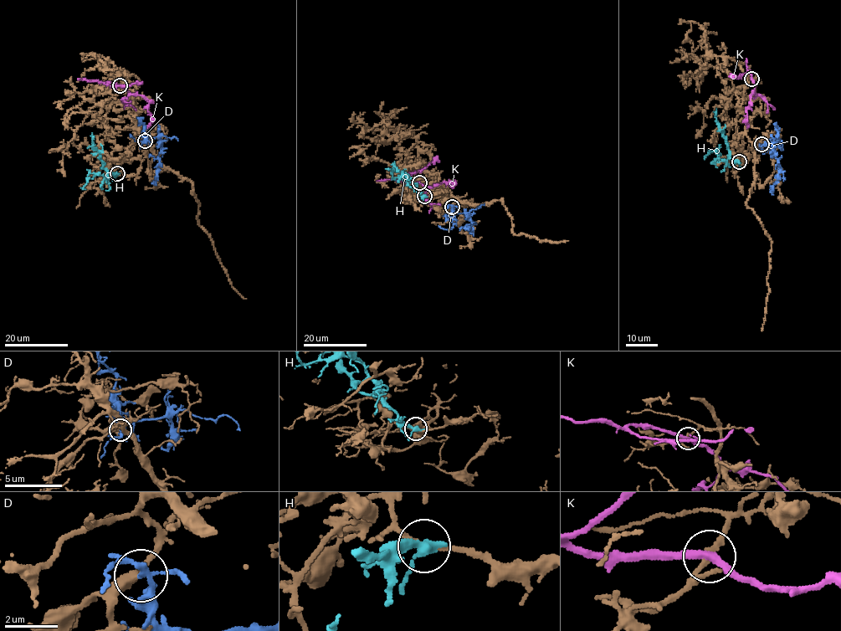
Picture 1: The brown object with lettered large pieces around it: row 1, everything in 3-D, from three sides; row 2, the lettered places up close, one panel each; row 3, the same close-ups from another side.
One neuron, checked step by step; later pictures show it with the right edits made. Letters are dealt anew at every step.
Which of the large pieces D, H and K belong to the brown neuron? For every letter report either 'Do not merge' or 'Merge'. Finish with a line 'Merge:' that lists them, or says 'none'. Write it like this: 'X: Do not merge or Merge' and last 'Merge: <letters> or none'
D: Do not merge
H: Do not merge
K: Do not merge
Merge: none

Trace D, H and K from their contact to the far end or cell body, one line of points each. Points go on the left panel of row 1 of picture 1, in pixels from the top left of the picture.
D: (145, 141), (157, 137), (161, 143), (158, 173), (153, 182), (156, 185)
H: (117, 172), (112, 174), (103, 166), (99, 151), (94, 146), (92, 133)
K: (120, 85), (131, 94), (143, 96), (149, 103), (151, 122), (148, 128)

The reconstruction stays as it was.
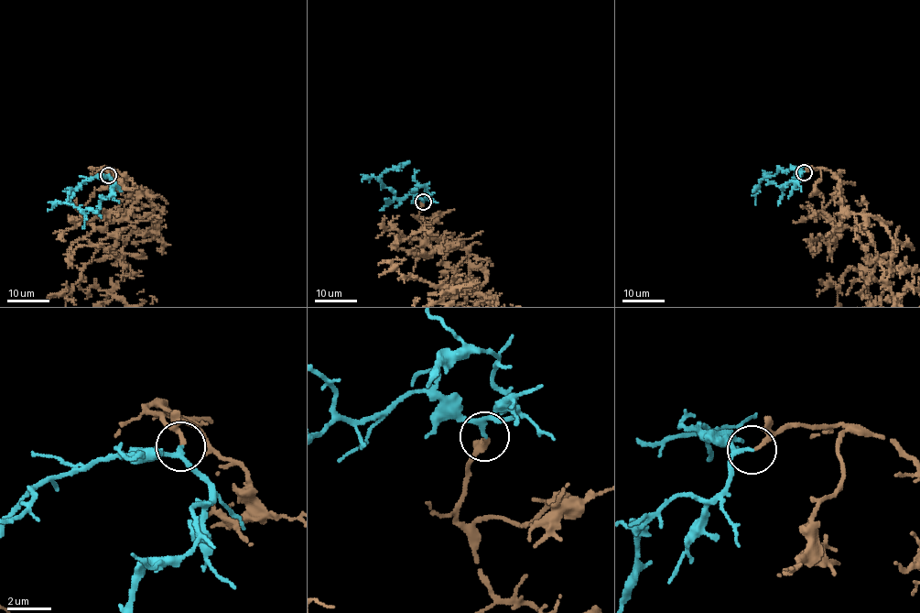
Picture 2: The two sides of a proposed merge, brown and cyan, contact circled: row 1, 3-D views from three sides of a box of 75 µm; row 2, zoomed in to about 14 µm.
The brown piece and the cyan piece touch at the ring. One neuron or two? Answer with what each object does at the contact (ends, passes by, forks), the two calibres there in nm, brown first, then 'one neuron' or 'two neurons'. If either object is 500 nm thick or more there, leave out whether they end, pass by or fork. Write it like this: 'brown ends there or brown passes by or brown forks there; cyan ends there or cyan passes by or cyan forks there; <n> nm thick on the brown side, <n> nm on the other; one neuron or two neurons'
brown passes by; cyan passes by; 130 nm thick on the brown side, 170 nm on the other; one neuron

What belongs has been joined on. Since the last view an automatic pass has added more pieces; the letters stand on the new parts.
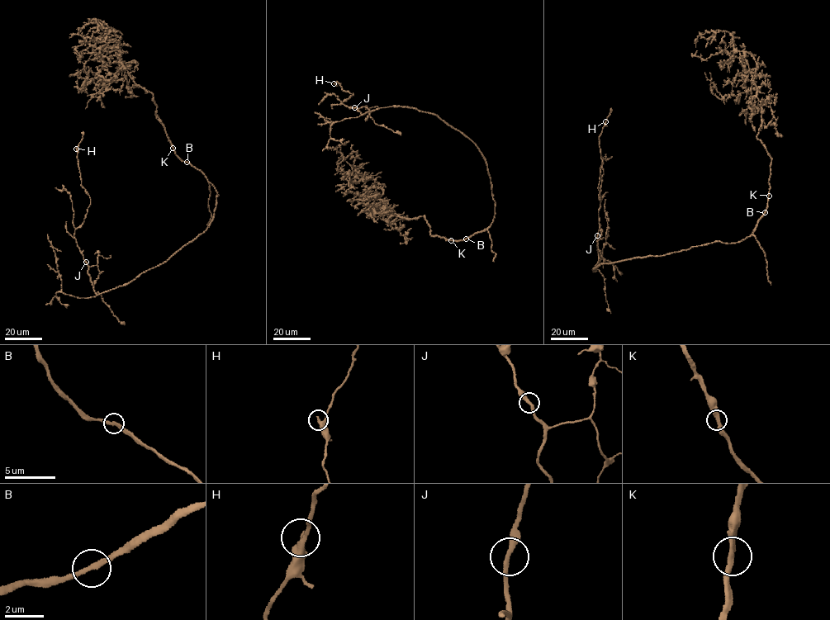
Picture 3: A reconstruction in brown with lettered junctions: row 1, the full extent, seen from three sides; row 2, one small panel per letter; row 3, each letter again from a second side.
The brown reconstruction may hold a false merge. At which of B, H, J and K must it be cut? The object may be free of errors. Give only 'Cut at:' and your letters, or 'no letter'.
Cut at: no letter

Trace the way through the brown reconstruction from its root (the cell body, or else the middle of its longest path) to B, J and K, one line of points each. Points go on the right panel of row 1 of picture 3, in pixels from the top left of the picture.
B: (699, 245), (717, 241), (741, 241), (751, 236), (765, 212)
J: (699, 245), (660, 256), (649, 255), (601, 263), (593, 270), (598, 258), (597, 235)
K: (699, 245), (717, 241), (735, 243), (751, 236), (765, 211), (768, 196)

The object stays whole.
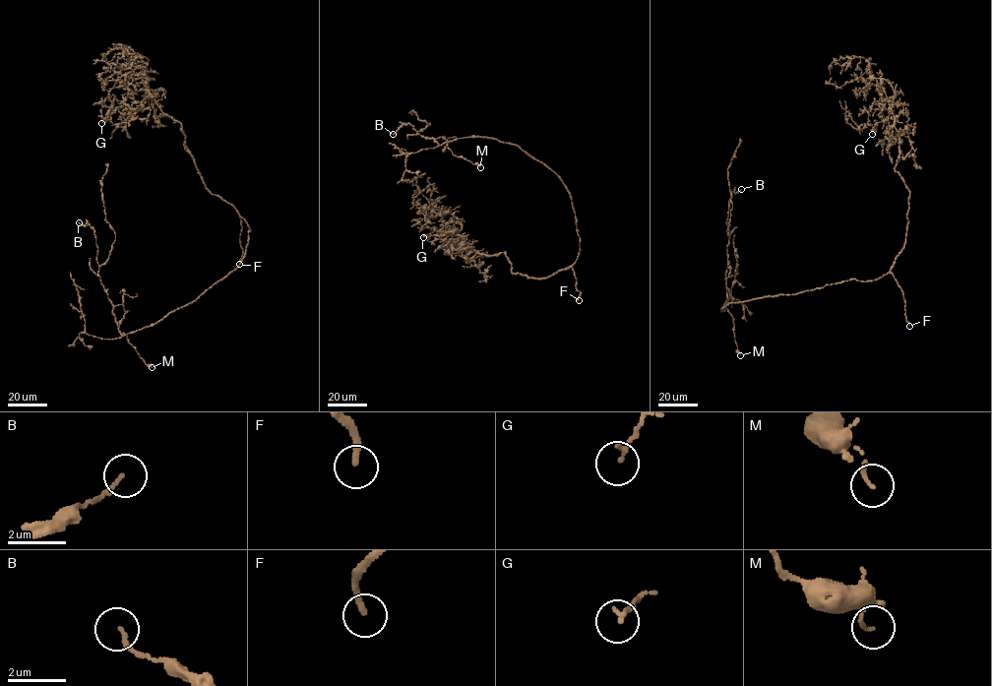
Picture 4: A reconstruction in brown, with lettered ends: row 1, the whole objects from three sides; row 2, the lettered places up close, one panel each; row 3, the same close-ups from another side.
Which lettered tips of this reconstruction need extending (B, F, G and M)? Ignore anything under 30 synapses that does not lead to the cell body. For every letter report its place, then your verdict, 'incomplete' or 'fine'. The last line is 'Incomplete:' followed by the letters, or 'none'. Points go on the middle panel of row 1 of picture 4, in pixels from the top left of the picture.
B: place (393, 134); fine
F: place (579, 300); incomplete
G: place (423, 237); fine
M: place (480, 167); fine
Incomplete: F

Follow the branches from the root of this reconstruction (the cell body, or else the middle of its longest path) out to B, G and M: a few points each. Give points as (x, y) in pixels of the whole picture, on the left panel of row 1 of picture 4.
B: (248, 241), (237, 268), (194, 301), (154, 324), (122, 335), (98, 274), (94, 229), (79, 222)
G: (248, 241), (246, 222), (206, 187), (181, 124), (153, 96), (126, 97), (101, 123)
M: (248, 241), (237, 268), (194, 301), (154, 324), (123, 333), (139, 356), (152, 367)

